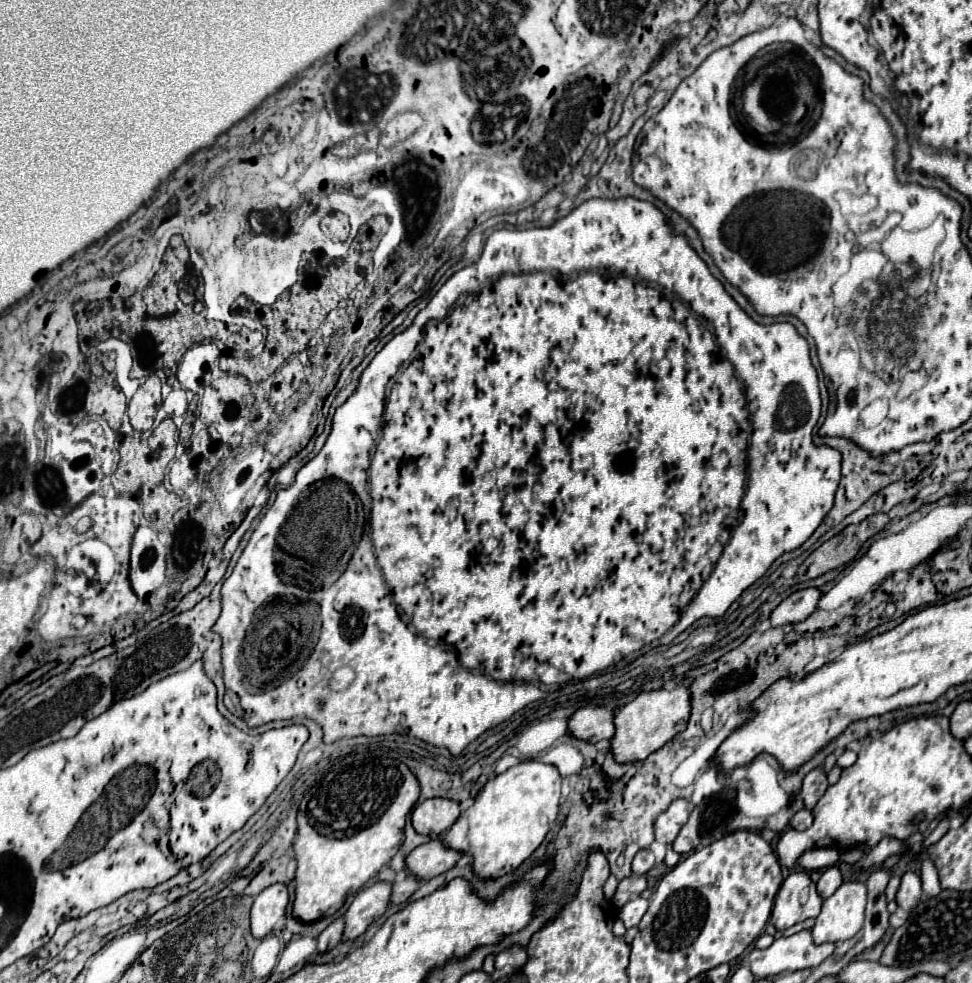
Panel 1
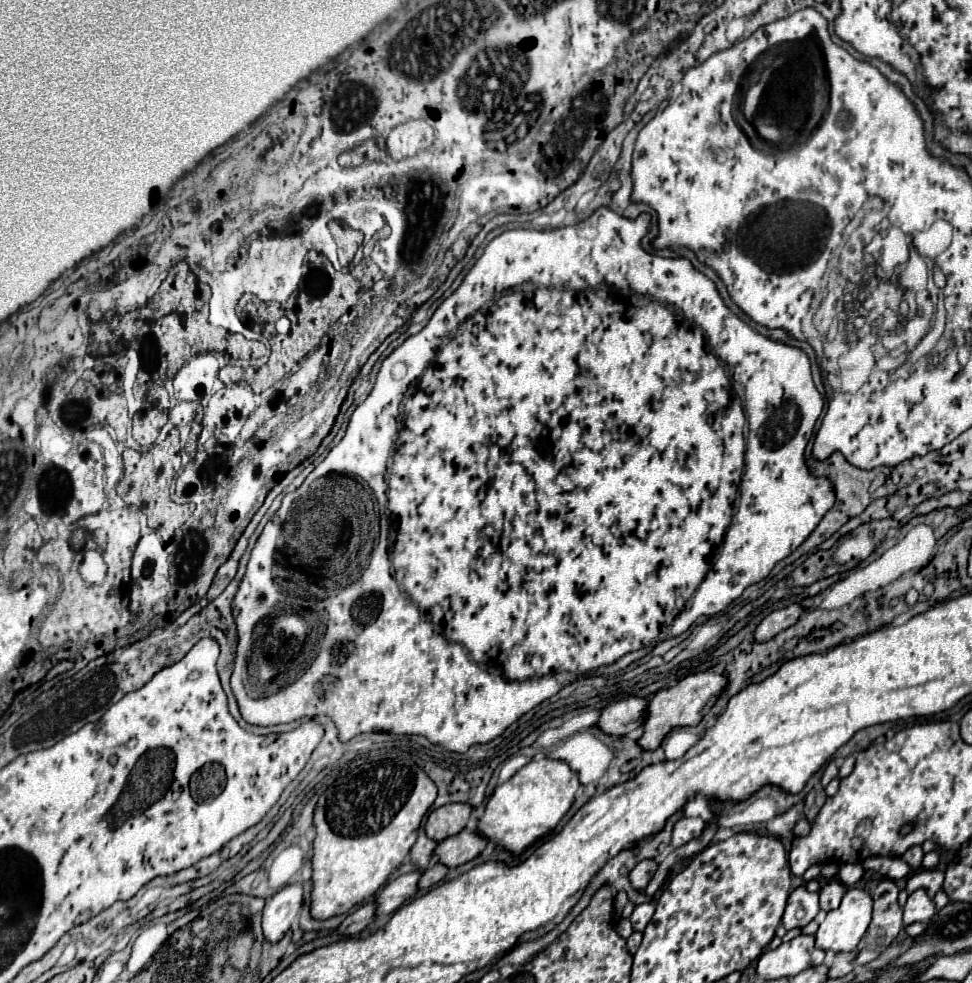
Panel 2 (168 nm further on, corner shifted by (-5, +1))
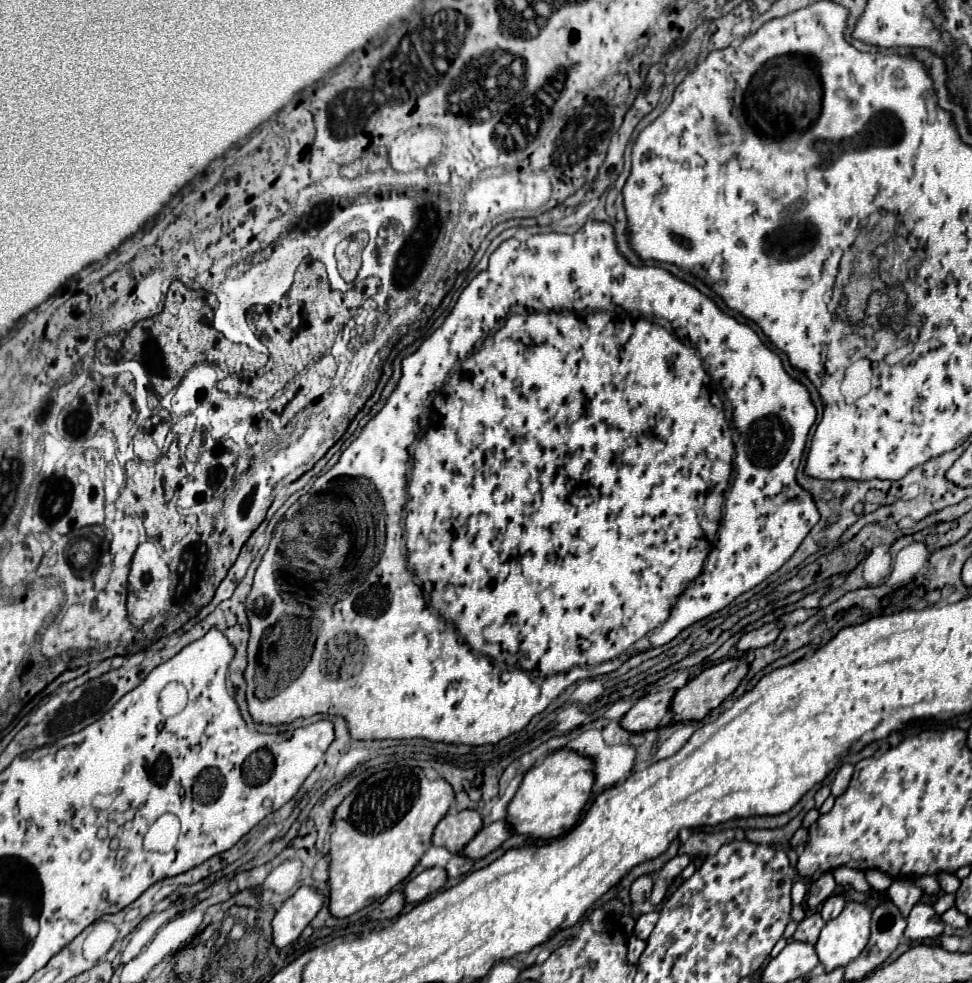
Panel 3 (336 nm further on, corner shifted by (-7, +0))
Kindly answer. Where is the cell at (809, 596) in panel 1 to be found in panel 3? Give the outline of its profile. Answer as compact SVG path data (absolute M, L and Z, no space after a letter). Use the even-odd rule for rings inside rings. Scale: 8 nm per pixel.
M772 621L772 623L766 623L762 625L760 629L754 629L746 635L742 635L742 639L736 643L736 649L740 651L750 651L750 649L758 649L758 647L766 647L770 643L774 643L780 635L780 629L782 625L778 621Z

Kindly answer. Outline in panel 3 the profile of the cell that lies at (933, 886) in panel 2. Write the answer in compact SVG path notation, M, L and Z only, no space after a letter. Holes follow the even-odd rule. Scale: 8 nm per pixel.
M940 893L938 895L938 899L936 899L936 903L934 903L934 909L936 909L936 913L938 915L942 915L948 907L952 907L954 905L954 895L950 895L950 893Z

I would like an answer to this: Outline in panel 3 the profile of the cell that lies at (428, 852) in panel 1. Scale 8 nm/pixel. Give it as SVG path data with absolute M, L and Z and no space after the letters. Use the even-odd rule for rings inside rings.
M494 821L476 833L476 837L462 849L462 855L468 859L482 859L484 855L500 847L510 835L512 833L506 821Z

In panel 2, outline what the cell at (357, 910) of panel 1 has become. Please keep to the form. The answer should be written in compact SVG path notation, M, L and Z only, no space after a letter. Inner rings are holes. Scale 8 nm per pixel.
M410 872L410 874L402 874L396 880L388 882L384 886L384 890L380 892L376 904L378 904L378 914L392 914L396 912L402 904L406 904L408 900L412 900L418 894L418 880L420 880L422 872Z

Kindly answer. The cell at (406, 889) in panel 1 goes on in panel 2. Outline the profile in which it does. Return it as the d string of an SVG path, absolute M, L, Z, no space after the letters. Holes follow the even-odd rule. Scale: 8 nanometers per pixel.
M436 864L436 866L428 868L428 870L422 874L418 886L420 886L422 890L428 890L428 888L436 886L436 884L446 876L446 874L448 874L448 866L444 866L444 864Z

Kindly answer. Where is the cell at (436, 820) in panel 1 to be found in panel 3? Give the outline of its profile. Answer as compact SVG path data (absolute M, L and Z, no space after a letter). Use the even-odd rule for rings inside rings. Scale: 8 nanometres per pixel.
M466 809L458 813L448 813L434 829L432 843L460 853L462 847L482 829L482 817L478 811Z

